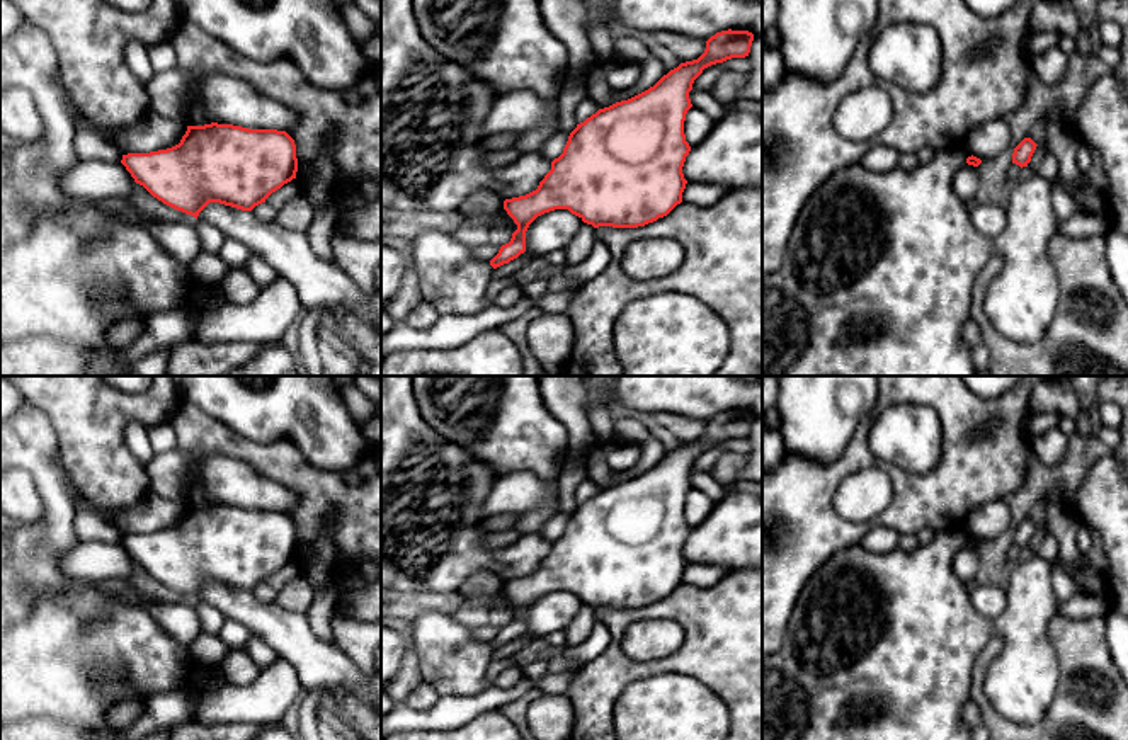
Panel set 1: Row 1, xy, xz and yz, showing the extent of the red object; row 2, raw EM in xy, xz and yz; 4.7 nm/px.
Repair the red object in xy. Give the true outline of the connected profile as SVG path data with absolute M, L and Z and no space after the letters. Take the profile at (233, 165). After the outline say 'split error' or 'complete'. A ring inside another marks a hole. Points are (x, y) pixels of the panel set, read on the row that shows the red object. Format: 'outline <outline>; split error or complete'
outline M218 122L187 126L179 145L150 153L128 153L121 163L153 197L196 219L209 202L252 211L296 179L298 172L296 145L286 131Z; complete

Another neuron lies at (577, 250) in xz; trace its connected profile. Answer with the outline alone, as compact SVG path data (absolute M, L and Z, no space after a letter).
M582 223L570 243L563 248L567 264L577 265L584 262L595 242L595 228L592 225Z

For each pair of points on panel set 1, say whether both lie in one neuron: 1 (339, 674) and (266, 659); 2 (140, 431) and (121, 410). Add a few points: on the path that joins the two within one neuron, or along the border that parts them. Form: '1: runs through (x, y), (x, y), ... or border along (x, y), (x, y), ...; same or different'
1: border along (250, 633), (262, 638), (279, 655); different
2: border along (131, 421), (125, 431), (125, 443), (138, 460); different

